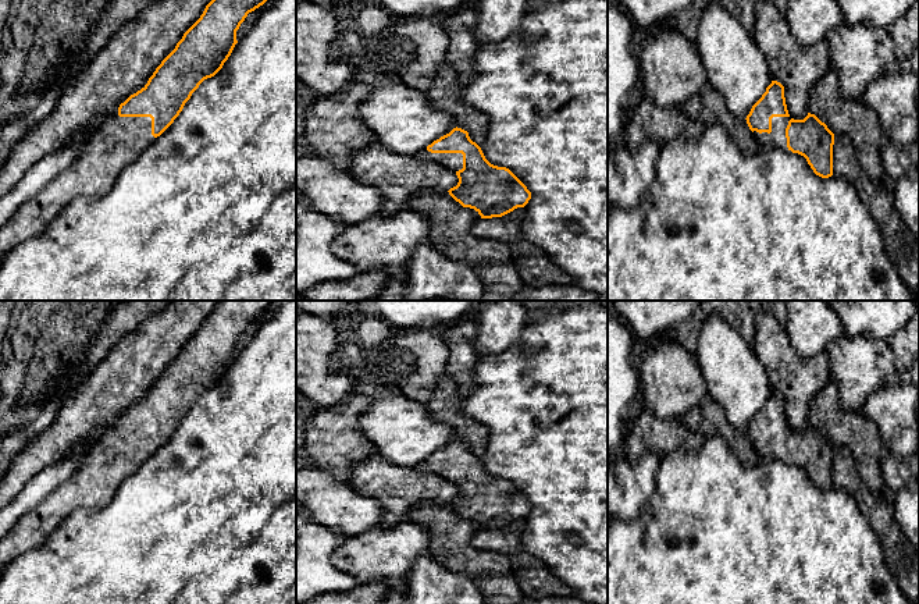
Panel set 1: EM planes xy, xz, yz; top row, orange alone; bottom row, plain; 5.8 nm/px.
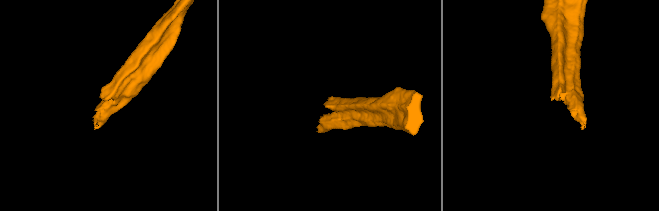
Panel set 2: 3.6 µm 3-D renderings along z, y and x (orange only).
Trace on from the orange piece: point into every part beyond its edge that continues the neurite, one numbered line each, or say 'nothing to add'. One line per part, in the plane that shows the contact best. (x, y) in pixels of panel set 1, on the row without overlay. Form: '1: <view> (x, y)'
1: yz (776, 450)

